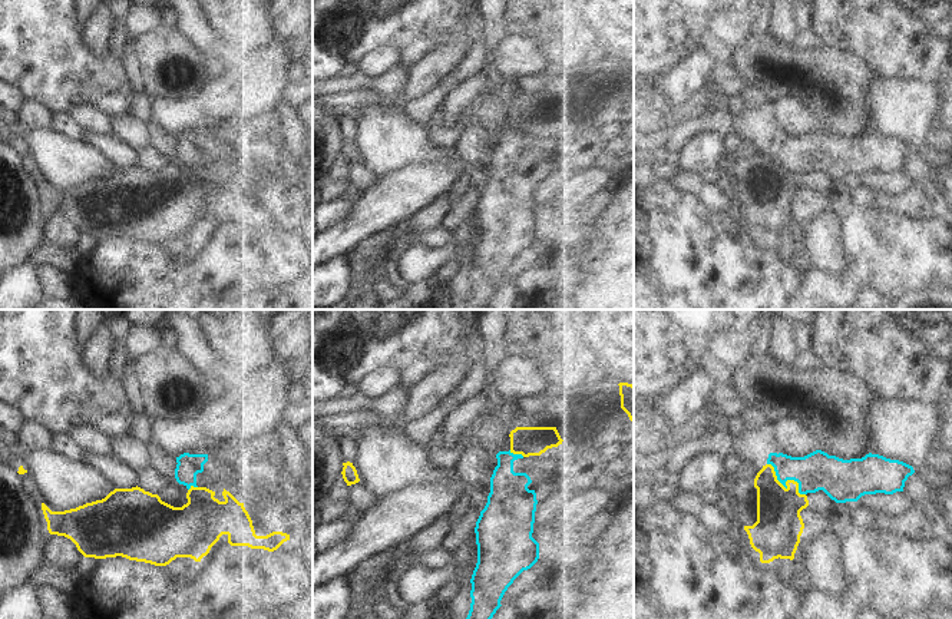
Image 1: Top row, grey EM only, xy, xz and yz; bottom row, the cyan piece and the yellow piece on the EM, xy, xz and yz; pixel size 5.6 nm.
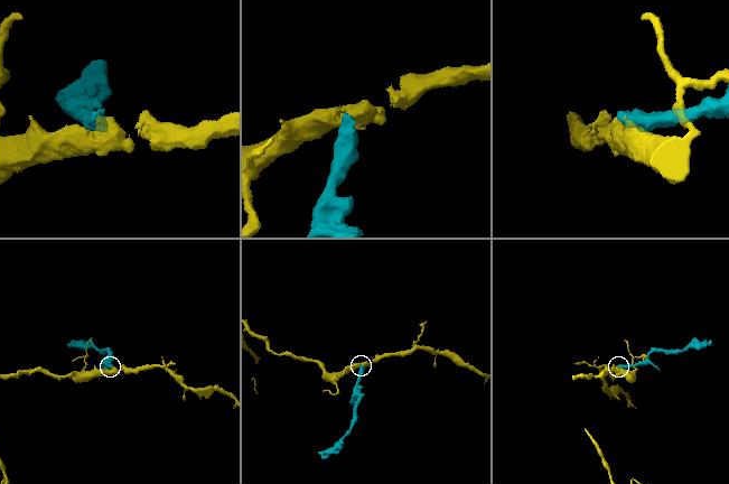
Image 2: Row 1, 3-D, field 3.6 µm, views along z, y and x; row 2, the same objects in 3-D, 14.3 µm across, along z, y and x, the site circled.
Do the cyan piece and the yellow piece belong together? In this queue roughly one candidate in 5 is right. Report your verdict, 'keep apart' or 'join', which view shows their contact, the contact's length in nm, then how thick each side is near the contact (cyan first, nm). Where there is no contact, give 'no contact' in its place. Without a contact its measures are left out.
keep apart; meets cyan in yz; contact 280 nm long; 220 nm thick on the cyan side, 260 nm on the other

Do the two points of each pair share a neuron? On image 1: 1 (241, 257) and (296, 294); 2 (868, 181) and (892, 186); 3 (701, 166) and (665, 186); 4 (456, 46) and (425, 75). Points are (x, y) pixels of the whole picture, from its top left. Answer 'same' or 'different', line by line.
1: different
2: same
3: different
4: same

